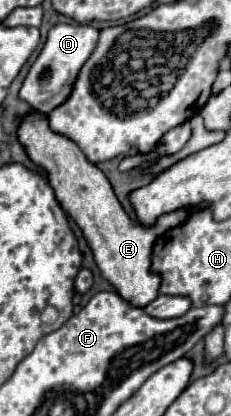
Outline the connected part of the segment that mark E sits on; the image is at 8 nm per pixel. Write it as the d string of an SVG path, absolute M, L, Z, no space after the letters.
M37 110L25 114L17 128L17 138L19 144L25 148L25 154L33 160L33 164L45 172L61 208L83 230L103 278L107 278L117 288L117 292L137 308L143 308L153 298L157 298L161 280L157 274L149 272L153 244L161 234L181 224L189 214L189 210L185 208L173 214L165 214L151 228L137 226L135 222L129 220L129 216L121 208L105 174L93 162L87 160L87 156L73 140L53 132L49 128L45 114Z

